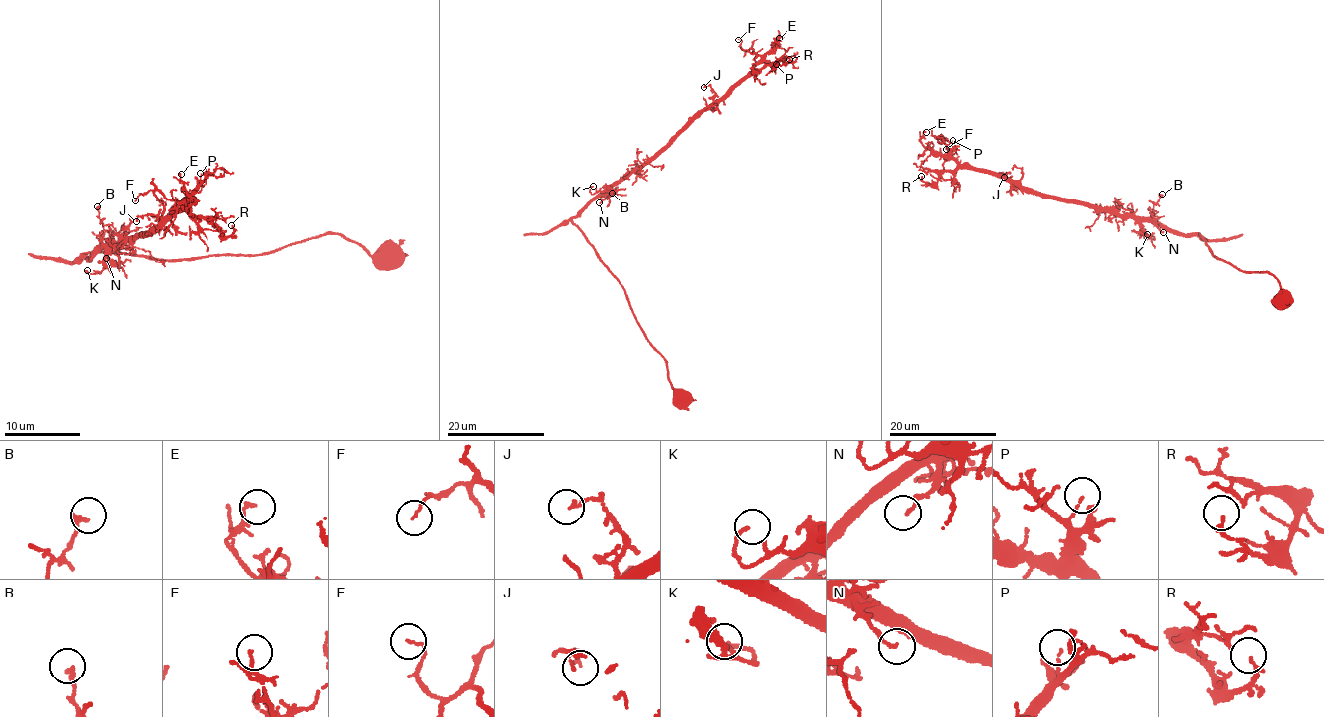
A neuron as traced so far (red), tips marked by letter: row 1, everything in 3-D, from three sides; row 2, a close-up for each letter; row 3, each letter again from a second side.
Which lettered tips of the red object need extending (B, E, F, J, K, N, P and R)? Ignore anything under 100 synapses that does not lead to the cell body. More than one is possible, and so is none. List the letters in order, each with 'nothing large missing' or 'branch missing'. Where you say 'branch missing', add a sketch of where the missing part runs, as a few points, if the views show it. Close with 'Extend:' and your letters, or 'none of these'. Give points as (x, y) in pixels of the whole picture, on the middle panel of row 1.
B: nothing large missing
E: nothing large missing
F: nothing large missing
J: nothing large missing
K: nothing large missing
N: nothing large missing
P: nothing large missing
R: nothing large missing
Extend: none of these

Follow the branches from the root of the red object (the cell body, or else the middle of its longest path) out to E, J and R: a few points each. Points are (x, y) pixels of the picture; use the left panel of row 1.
E: (387, 254), (328, 233), (236, 257), (82, 253), (91, 261), (160, 230), (184, 208), (181, 174)
J: (387, 254), (328, 233), (236, 257), (82, 253), (91, 261), (149, 236), (161, 217), (136, 221)
R: (387, 254), (328, 233), (236, 257), (82, 253), (91, 261), (150, 236), (177, 211), (226, 237), (231, 225)

